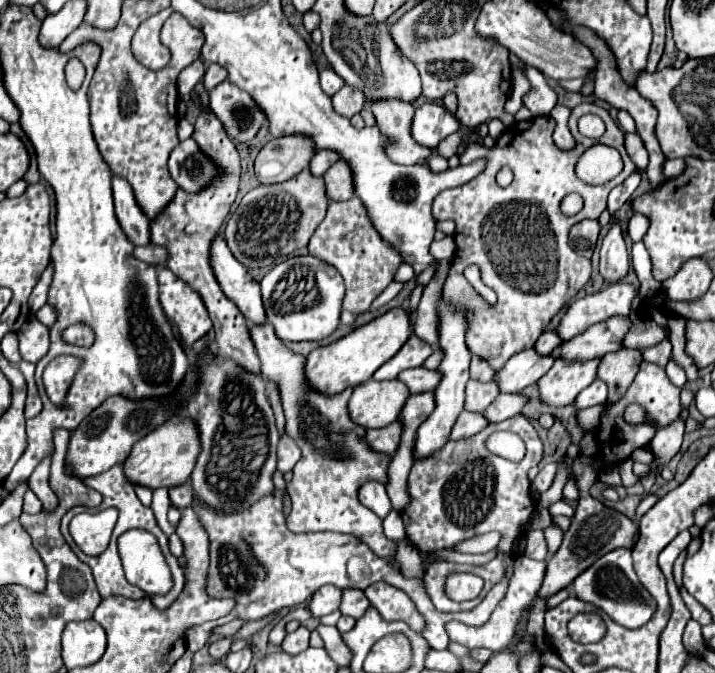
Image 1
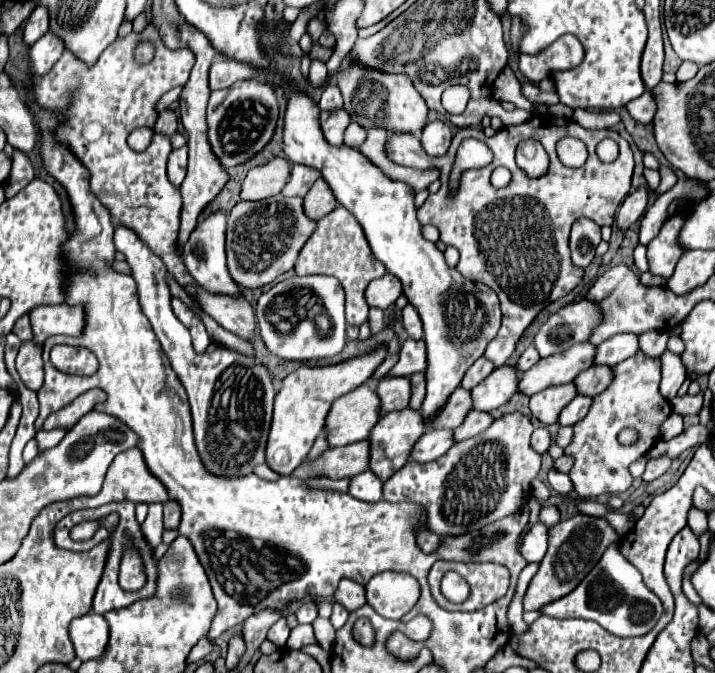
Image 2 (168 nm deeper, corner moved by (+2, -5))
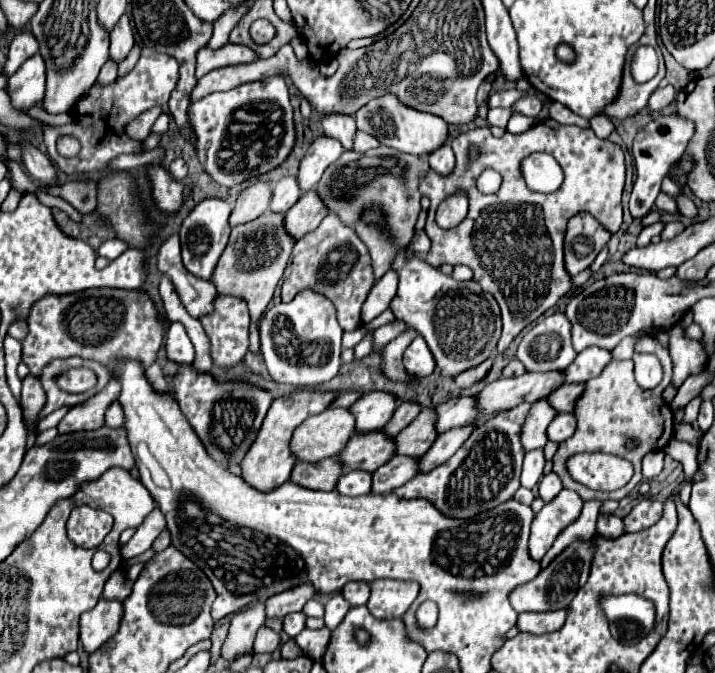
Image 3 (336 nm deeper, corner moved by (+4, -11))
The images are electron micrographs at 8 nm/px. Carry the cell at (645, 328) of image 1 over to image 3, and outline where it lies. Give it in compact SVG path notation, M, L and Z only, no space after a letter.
M589 347L577 355L577 359L565 367L563 383L585 383L597 377L603 367L611 361L611 353L599 347Z

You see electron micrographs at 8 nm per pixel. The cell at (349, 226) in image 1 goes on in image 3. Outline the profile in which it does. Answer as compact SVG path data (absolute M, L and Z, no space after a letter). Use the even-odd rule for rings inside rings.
M327 215L321 225L307 233L303 239L299 239L293 247L291 253L291 263L285 269L285 277L283 277L283 287L281 287L281 299L283 301L293 301L293 297L301 291L301 289L313 289L321 295L325 295L333 305L335 305L335 313L337 313L337 321L343 327L343 331L353 331L361 325L361 307L367 299L367 293L373 287L373 269L371 269L371 257L369 251L365 247L365 243L357 237L355 229L343 225L337 215ZM343 247L349 247L353 259L347 261L327 261L327 257L333 251L341 251Z

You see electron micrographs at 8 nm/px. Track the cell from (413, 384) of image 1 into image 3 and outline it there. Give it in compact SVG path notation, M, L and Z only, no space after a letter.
M373 391L373 393L361 395L349 407L349 411L355 417L357 433L369 433L369 431L381 429L391 419L397 405L399 405L399 399L395 395L389 395L389 393Z

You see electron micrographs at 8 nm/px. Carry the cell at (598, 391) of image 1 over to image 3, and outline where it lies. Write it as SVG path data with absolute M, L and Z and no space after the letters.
M561 413L557 415L551 425L547 427L547 439L553 443L563 443L575 433L575 415L573 413Z

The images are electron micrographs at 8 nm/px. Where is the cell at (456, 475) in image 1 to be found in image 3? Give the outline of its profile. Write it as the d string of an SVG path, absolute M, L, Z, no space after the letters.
M523 403L515 409L501 411L489 421L473 427L473 435L469 435L467 443L447 463L435 467L431 473L415 475L409 483L401 485L393 493L403 499L413 499L413 497L429 499L441 513L459 519L475 517L481 511L505 503L521 487L519 475L523 463L523 449L519 433L529 409L531 403Z

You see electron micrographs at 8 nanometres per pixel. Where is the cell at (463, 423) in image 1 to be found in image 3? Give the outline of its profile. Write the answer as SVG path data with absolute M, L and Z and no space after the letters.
M393 457L377 471L373 471L373 493L385 495L405 485L409 479L417 475L417 459L409 457Z

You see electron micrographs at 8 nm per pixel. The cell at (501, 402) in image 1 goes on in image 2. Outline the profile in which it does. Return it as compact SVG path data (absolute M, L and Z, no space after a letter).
M471 411L467 415L467 419L455 429L455 439L463 441L469 437L475 437L479 433L483 433L487 427L491 427L495 421L495 417L491 413L483 413L483 411Z

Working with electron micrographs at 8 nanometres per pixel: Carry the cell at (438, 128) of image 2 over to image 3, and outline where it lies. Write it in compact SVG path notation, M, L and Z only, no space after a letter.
M443 145L443 147L439 147L437 151L433 151L433 153L429 155L429 165L431 165L431 169L433 169L435 173L439 173L439 175L449 175L449 173L455 169L455 155L453 155L451 147L449 147L449 145Z

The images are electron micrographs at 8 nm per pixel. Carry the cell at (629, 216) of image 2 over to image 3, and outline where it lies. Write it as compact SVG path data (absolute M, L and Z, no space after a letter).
M663 111L657 119L649 121L635 137L633 141L633 159L635 159L635 171L637 171L637 179L635 179L635 185L633 185L633 193L631 193L631 201L629 201L629 211L633 217L645 217L659 191L661 191L661 181L663 177L667 177L671 165L675 165L685 149L687 149L687 143L689 139L693 137L693 121L691 119L685 119L683 115L677 115L677 111Z

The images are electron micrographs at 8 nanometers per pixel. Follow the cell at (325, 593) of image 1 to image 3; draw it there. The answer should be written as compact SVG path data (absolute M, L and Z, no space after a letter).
M293 613L293 615L283 617L283 631L289 637L299 635L303 629L305 629L305 615L303 613Z

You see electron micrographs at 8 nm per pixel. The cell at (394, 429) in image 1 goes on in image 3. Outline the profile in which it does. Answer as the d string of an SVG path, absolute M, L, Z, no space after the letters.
M323 459L317 463L295 463L291 471L291 481L305 489L333 491L341 469L343 467L341 463L337 463L337 459Z

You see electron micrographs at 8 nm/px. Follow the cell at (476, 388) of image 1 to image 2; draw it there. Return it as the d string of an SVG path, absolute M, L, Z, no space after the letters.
M457 387L449 397L447 405L435 419L429 421L429 425L435 429L457 429L469 411L471 411L471 391Z

